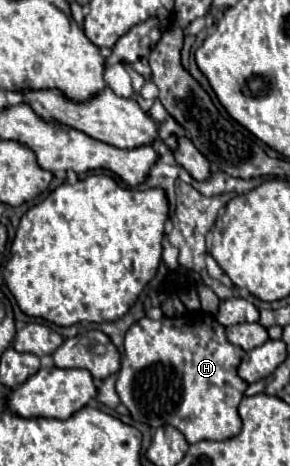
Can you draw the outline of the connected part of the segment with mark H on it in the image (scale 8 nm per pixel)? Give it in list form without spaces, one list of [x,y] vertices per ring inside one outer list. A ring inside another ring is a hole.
[[[209,316],[209,324],[203,318],[167,318],[161,320],[141,318],[125,334],[125,352],[117,378],[117,394],[131,412],[133,420],[145,422],[151,428],[165,424],[175,426],[189,444],[199,440],[227,440],[241,432],[241,418],[237,406],[249,386],[237,374],[239,360],[245,352],[231,344],[225,336],[225,328]]]

